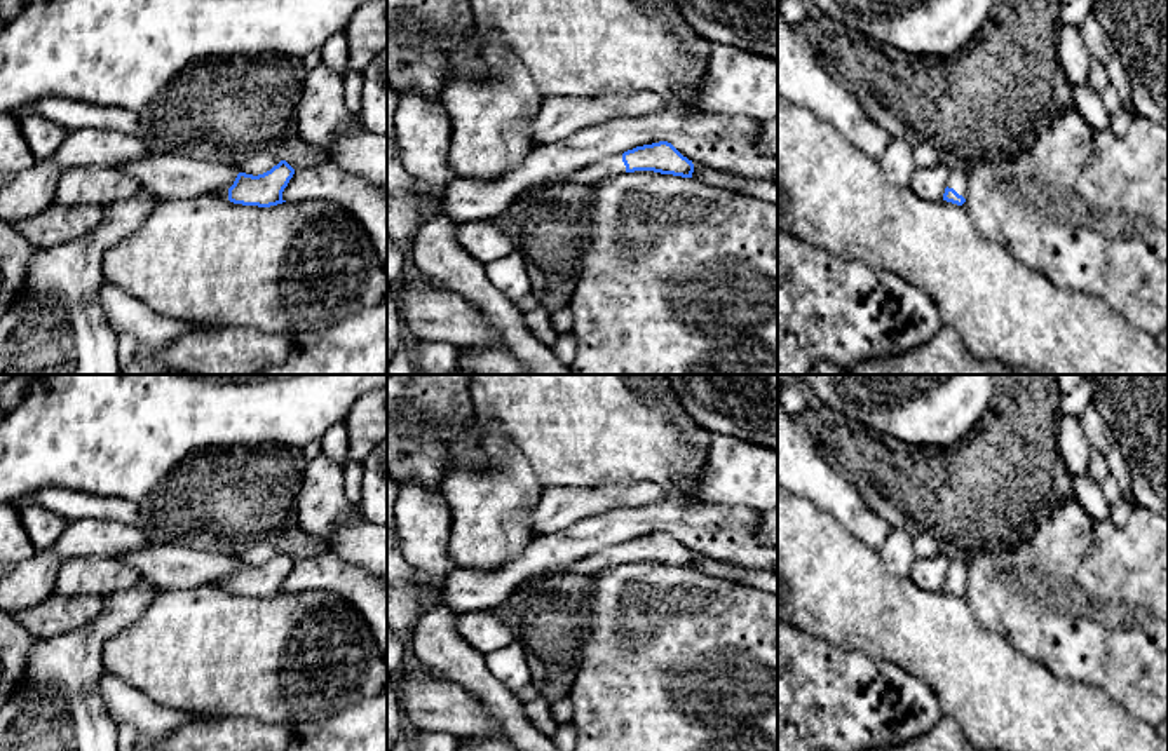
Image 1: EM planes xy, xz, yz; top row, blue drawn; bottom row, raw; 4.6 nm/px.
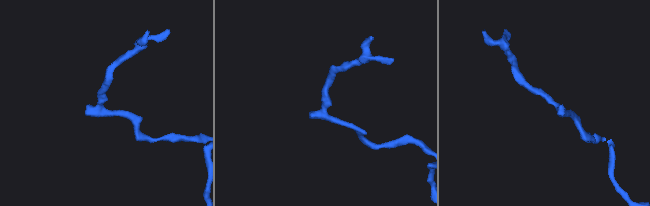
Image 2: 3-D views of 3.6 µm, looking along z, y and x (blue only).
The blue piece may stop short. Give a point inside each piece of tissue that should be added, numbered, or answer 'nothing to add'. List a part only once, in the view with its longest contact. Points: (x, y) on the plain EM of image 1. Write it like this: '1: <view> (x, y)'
1: yz (957, 570)

